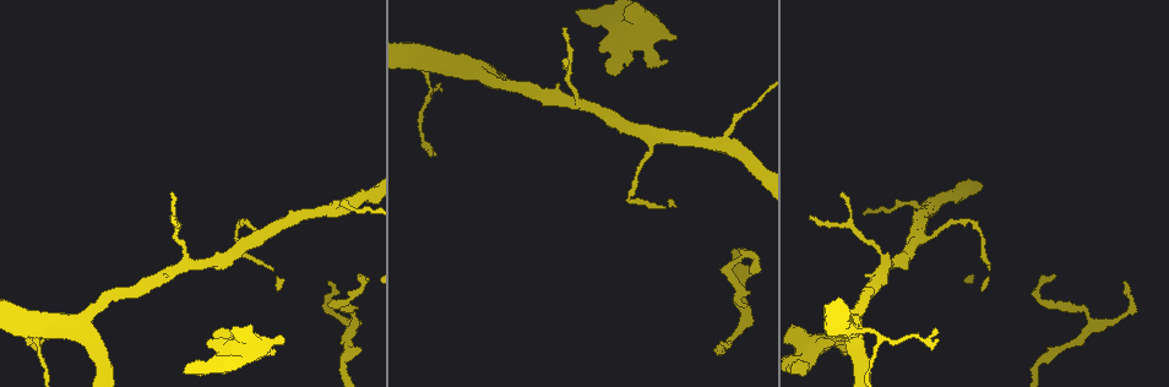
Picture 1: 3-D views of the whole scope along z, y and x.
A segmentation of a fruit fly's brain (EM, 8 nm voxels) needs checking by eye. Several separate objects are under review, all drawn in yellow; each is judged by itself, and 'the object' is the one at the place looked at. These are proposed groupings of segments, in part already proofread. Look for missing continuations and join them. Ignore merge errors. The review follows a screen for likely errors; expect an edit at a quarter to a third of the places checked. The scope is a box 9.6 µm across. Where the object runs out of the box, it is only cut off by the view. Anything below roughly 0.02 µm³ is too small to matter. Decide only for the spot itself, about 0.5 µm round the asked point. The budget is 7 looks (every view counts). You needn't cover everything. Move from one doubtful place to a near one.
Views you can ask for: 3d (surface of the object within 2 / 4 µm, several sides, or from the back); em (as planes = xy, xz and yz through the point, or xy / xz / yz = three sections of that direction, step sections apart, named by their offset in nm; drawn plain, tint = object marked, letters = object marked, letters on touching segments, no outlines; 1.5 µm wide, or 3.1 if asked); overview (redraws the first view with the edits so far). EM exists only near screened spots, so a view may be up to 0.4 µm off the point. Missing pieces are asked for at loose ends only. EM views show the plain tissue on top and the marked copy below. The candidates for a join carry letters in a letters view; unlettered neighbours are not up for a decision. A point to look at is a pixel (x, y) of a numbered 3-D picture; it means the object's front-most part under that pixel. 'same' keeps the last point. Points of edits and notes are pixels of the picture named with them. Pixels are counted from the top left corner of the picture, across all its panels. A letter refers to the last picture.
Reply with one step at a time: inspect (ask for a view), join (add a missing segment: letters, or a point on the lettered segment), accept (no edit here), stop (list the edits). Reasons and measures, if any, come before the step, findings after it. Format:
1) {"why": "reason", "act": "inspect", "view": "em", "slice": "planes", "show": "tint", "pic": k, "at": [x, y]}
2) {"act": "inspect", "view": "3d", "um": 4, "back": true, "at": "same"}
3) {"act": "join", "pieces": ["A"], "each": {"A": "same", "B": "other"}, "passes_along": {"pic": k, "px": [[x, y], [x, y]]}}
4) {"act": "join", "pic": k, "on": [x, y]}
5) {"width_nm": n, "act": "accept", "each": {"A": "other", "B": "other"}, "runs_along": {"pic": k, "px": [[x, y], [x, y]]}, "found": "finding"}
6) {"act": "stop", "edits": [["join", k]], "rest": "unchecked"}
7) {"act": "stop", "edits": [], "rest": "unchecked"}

{"act": "inspect", "view": "em", "slice": "planes", "show": "tint", "pic": 1, "at": [284, 338]}

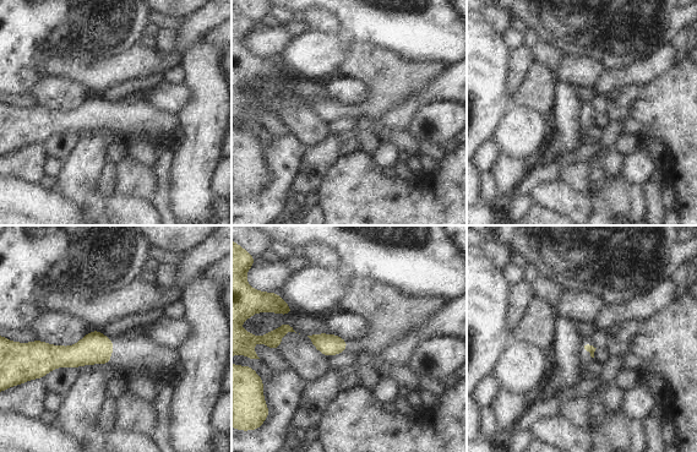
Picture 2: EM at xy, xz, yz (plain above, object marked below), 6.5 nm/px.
{"act": "inspect", "view": "em", "slice": "planes", "show": "letters", "at": "same"}

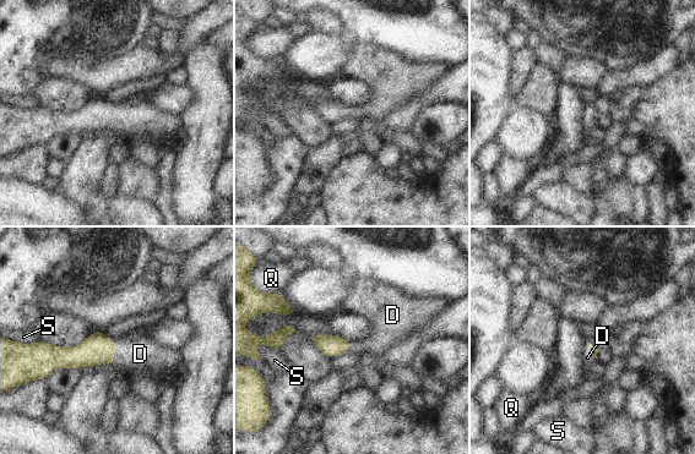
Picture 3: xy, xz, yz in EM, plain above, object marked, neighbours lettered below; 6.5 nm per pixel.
{"act": "join", "pieces": ["D"], "each": {"D": "same", "Q": "other", "S": "other"}, "passes_along": {"pic": 3, "px": [[97, 349], [113, 354], [140, 354]]}, "found": "it goes on there"}

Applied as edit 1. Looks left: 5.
{"why": "stops while still wide", "act": "inspect", "view": "3d", "um": 2, "pic": 1, "at": [209, 345]}

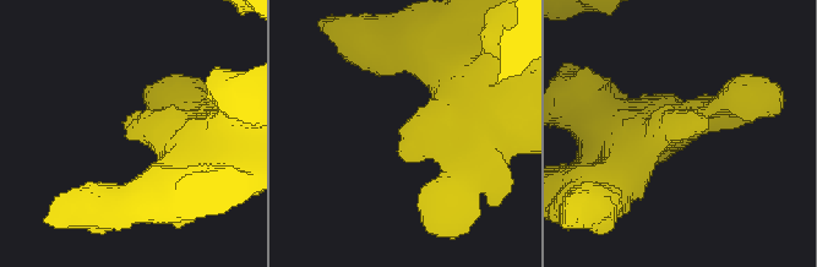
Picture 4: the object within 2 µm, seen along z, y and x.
{"act": "inspect", "view": "em", "slice": "planes", "show": "letters", "pic": 4, "at": [408, 160]}

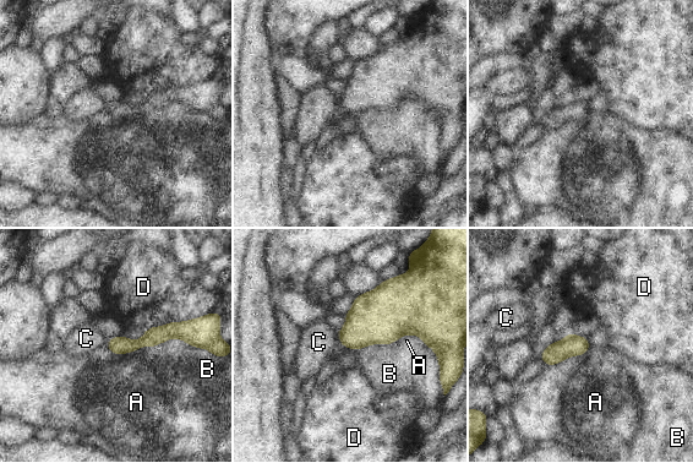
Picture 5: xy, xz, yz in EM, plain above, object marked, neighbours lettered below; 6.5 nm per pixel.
{"longest_contact_nm": ["A", 440], "act": "accept", "each": {"A": "other", "B": "other", "C": "other", "D": "other"}, "found": "no lettered segment goes on from it"}

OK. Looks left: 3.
{"act": "stop", "edits": [["join", 3]], "rest": "unchecked"}

